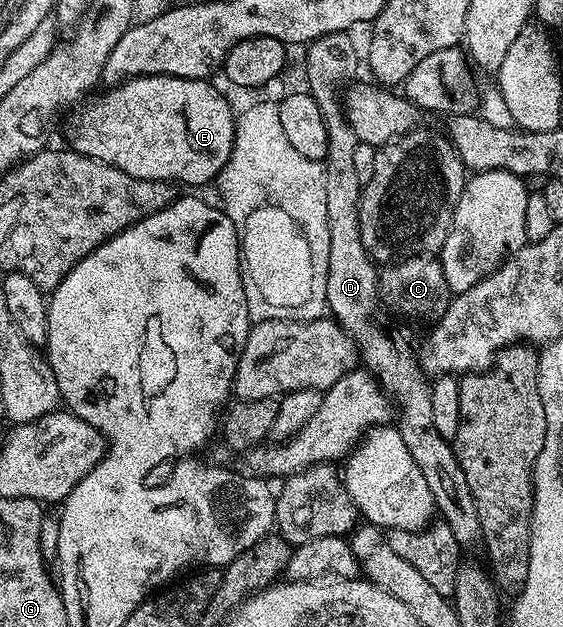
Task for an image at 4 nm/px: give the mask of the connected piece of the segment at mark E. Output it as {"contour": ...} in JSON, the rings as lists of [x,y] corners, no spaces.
{"contour":[[[163,74],[127,78],[124,82],[106,88],[102,98],[87,97],[73,111],[75,114],[66,126],[69,145],[77,154],[86,154],[98,162],[120,168],[120,172],[128,172],[128,176],[140,180],[183,182],[186,186],[213,183],[224,164],[228,164],[234,143],[236,114],[230,111],[229,100],[212,83],[200,78],[177,78]]]}

